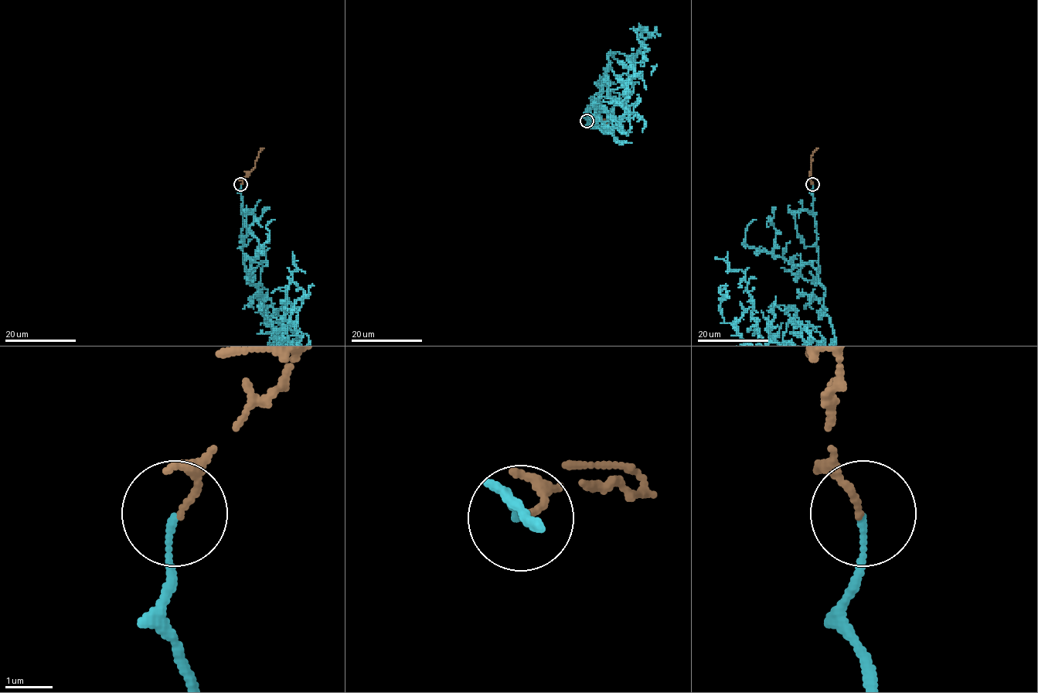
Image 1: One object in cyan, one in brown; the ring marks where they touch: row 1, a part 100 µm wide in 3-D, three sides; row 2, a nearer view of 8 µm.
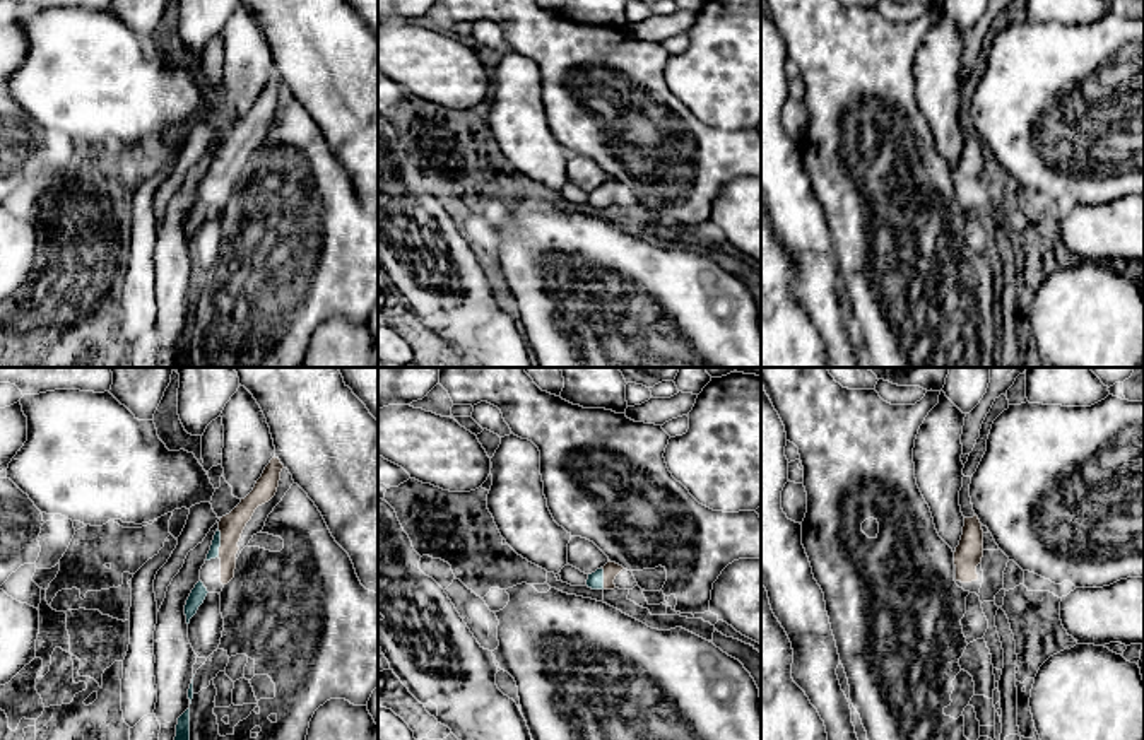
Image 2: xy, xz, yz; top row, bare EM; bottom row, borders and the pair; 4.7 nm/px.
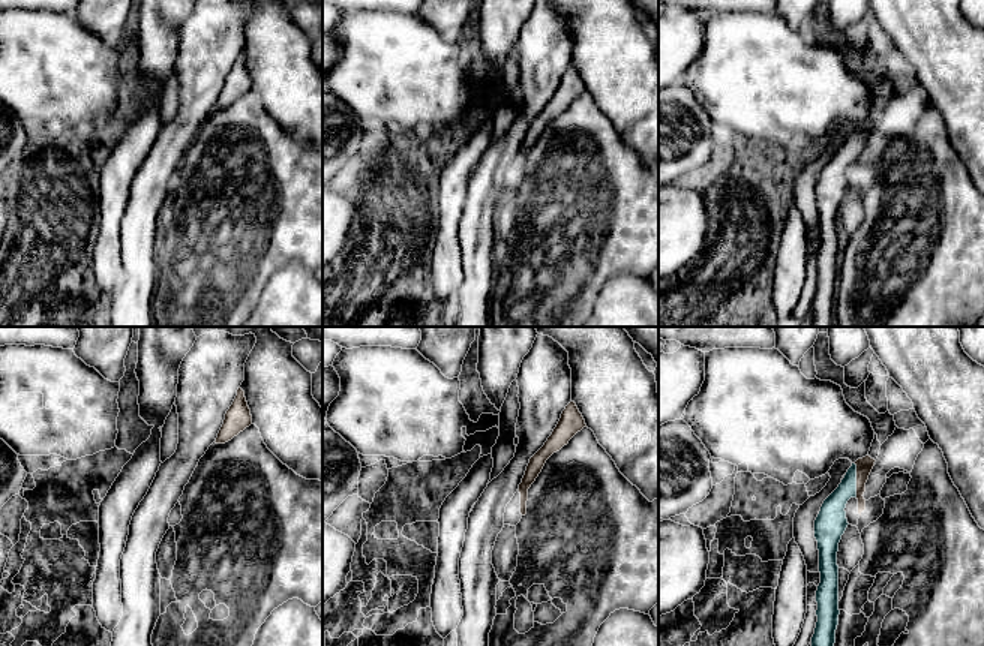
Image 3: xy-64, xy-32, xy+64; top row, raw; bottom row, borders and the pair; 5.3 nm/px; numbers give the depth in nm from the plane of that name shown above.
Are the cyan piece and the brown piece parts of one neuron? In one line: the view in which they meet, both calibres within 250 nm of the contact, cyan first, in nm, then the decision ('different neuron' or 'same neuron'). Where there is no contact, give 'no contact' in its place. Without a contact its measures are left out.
xy | 50/120 nm | same neuron

